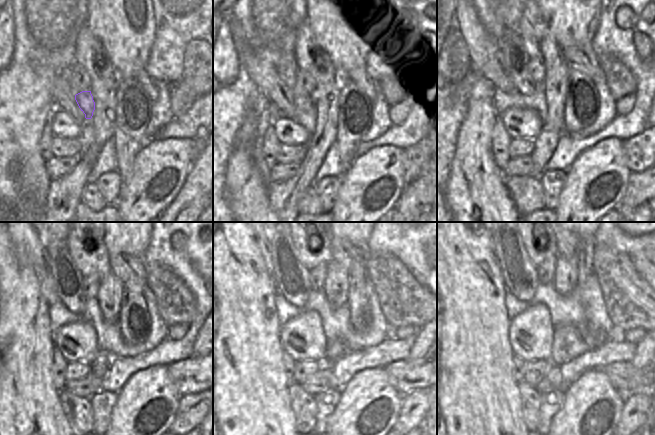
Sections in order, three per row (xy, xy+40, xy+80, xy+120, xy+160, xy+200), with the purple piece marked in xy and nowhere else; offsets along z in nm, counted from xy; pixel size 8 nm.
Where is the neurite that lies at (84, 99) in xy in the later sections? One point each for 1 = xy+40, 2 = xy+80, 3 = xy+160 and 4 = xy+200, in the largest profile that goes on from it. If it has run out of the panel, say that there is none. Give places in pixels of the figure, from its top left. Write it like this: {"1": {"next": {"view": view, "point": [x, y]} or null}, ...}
{"1": {"next": {"view": "xy+40", "point": [287, 64]}}, "2": {"next": {"view": "xy+80", "point": [515, 58]}}, "3": {"next": {"view": "xy+160", "point": [291, 279]}}, "4": {"next": {"view": "xy+200", "point": [519, 275]}}}

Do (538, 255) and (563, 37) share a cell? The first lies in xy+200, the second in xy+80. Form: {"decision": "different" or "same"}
{"decision": "different"}

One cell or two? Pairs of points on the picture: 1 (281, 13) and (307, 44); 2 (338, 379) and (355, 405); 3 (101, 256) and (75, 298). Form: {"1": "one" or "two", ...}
{"1": "two", "2": "two", "3": "two"}

